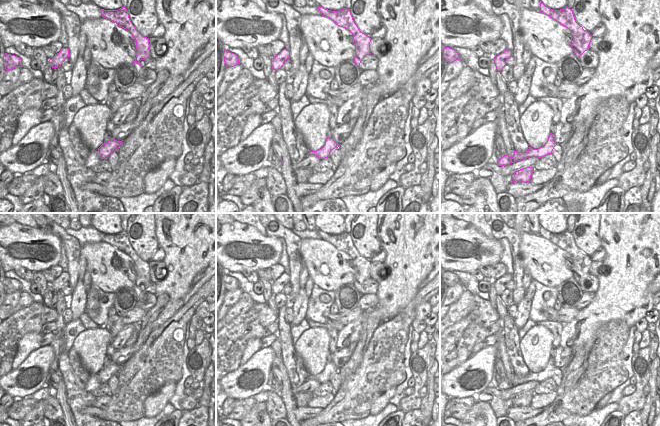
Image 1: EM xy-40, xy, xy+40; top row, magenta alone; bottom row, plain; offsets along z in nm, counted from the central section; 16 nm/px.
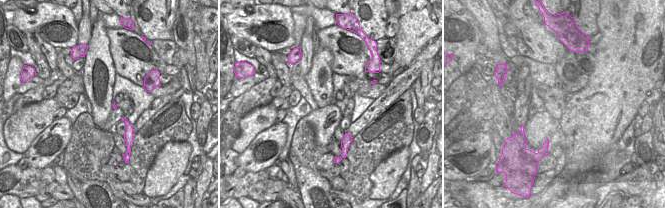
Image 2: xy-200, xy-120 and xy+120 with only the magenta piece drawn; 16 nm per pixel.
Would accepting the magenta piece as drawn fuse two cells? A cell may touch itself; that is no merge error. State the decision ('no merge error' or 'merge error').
merge error

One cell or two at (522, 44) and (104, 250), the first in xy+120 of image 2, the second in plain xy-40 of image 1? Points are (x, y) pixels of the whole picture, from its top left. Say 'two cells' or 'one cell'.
one cell

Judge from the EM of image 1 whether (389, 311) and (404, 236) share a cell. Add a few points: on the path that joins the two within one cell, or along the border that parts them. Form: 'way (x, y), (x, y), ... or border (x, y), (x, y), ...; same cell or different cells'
way (395, 292), (403, 275), (404, 255); same cell

